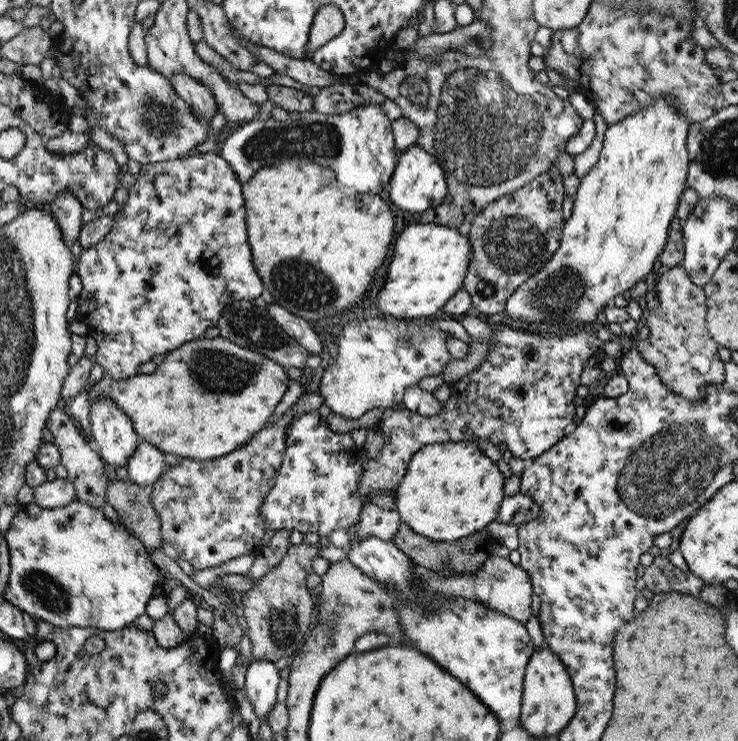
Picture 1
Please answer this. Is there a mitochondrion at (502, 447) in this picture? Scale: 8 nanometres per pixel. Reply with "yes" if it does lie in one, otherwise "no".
no

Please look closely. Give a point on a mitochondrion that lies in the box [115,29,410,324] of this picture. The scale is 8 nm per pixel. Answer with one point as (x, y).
(321, 140)

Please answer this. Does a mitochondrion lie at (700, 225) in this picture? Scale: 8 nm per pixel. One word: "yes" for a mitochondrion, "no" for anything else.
no

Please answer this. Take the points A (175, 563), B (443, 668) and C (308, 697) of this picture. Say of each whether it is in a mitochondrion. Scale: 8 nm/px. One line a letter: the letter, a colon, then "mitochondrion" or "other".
A: other
B: other
C: other

